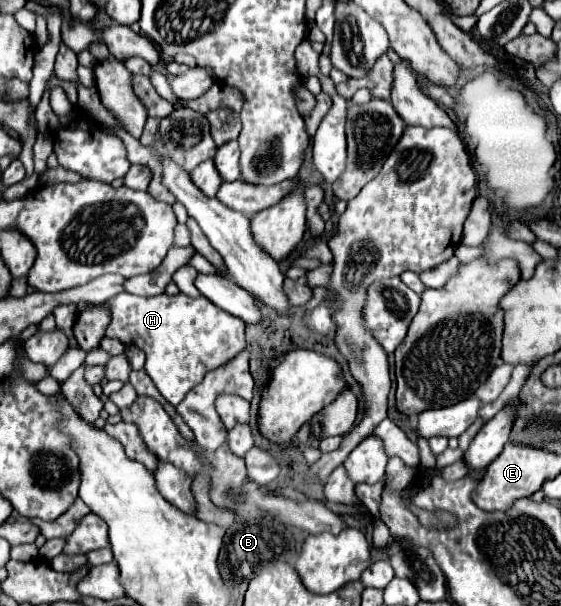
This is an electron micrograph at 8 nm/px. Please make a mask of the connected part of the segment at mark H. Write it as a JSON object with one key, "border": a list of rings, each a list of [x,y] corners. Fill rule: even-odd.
{"border":[[[127,292],[117,294],[115,298],[107,300],[111,308],[111,324],[107,326],[107,336],[121,340],[123,344],[135,344],[147,354],[147,364],[145,370],[159,388],[159,392],[165,396],[169,404],[179,404],[185,394],[195,388],[203,380],[203,376],[219,366],[225,366],[235,358],[239,352],[245,350],[245,322],[239,320],[237,316],[231,316],[229,312],[217,308],[211,300],[205,296],[199,298],[187,298],[185,294],[161,294],[161,296],[133,296]]]}

